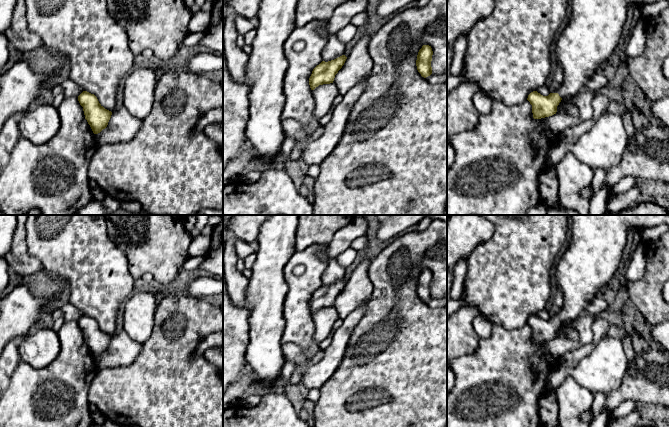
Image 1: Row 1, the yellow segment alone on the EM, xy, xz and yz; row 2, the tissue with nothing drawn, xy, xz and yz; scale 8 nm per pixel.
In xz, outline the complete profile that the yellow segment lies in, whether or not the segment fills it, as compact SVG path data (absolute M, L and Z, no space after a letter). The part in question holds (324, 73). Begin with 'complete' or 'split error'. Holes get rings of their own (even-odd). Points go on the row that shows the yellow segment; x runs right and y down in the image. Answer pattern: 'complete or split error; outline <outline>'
complete; outline M342 55L328 62L322 61L317 65L309 78L311 90L314 90L319 85L333 83L335 75L342 68L346 59L347 57Z

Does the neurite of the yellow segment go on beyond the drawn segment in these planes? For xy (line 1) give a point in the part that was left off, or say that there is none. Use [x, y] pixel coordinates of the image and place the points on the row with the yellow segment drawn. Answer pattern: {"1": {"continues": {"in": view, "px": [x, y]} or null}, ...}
{"1": {"continues": null}}

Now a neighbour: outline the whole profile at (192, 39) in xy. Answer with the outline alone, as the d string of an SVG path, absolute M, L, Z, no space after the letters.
M205 31L196 32L196 33L189 33L184 40L182 41L181 46L195 46L203 39L205 35Z

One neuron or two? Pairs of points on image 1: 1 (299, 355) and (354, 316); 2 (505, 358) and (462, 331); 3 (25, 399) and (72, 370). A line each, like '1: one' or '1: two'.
1: two
2: two
3: one

